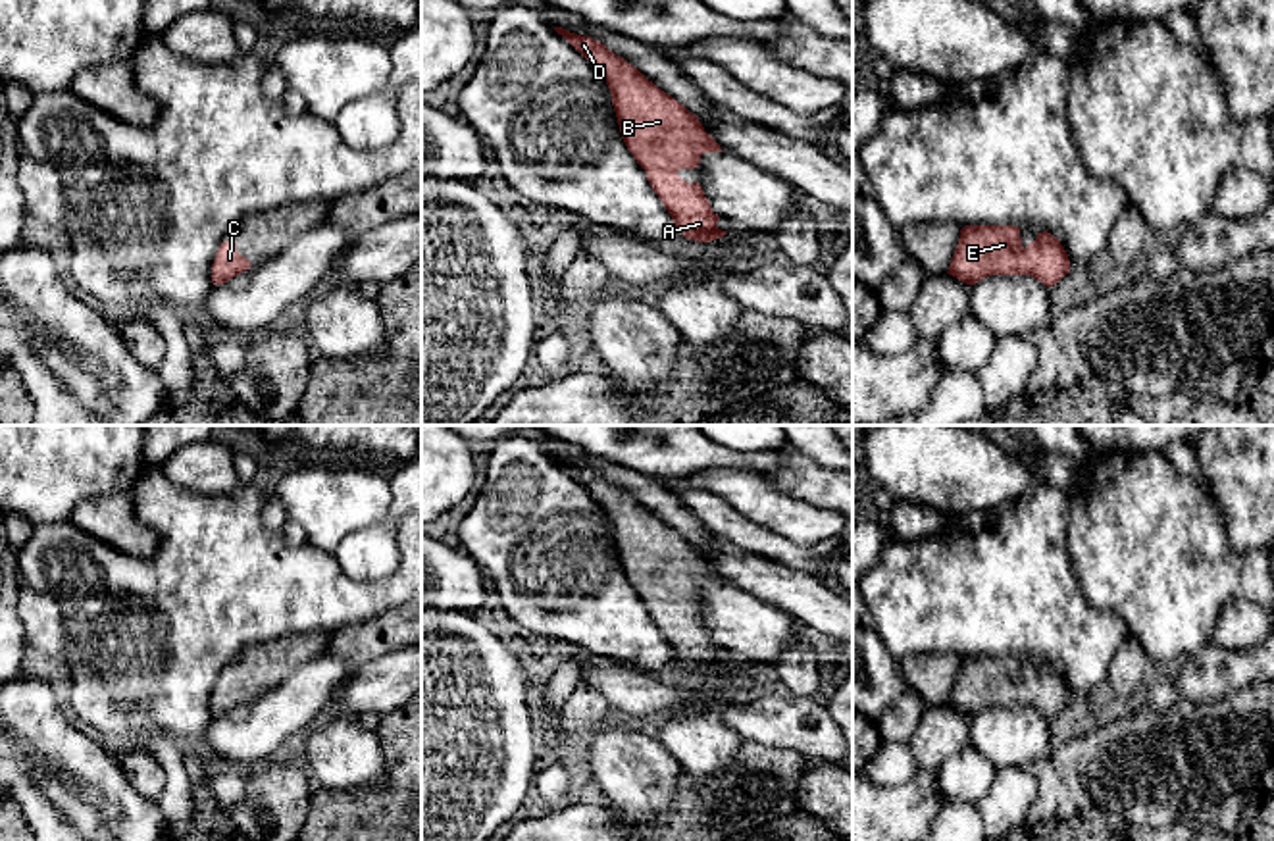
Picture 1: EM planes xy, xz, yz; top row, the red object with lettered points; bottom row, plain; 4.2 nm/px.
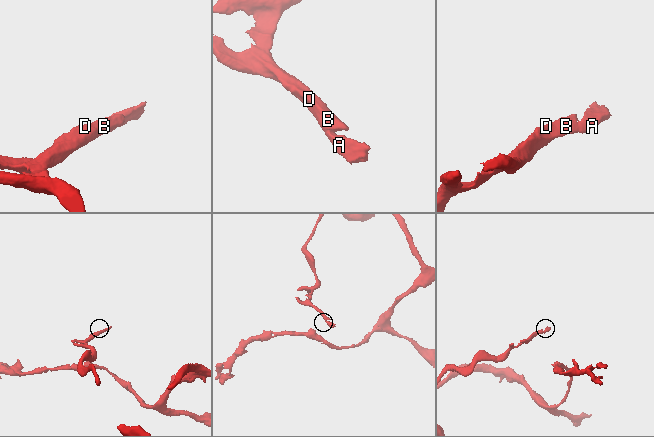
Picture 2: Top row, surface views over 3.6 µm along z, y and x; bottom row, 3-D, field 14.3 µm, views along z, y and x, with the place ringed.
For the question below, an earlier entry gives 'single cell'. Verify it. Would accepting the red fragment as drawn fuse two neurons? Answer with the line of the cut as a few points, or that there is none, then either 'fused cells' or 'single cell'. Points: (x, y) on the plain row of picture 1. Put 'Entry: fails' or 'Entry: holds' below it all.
no cut; single cell
Entry: holds

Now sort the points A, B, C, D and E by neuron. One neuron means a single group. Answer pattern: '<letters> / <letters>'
A B C D E

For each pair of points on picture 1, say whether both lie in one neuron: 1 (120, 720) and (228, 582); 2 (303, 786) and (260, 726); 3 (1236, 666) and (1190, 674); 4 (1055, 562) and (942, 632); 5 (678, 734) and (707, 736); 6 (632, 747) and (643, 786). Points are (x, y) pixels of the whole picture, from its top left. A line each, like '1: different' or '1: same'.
1: same
2: different
3: same
4: same
5: same
6: same

